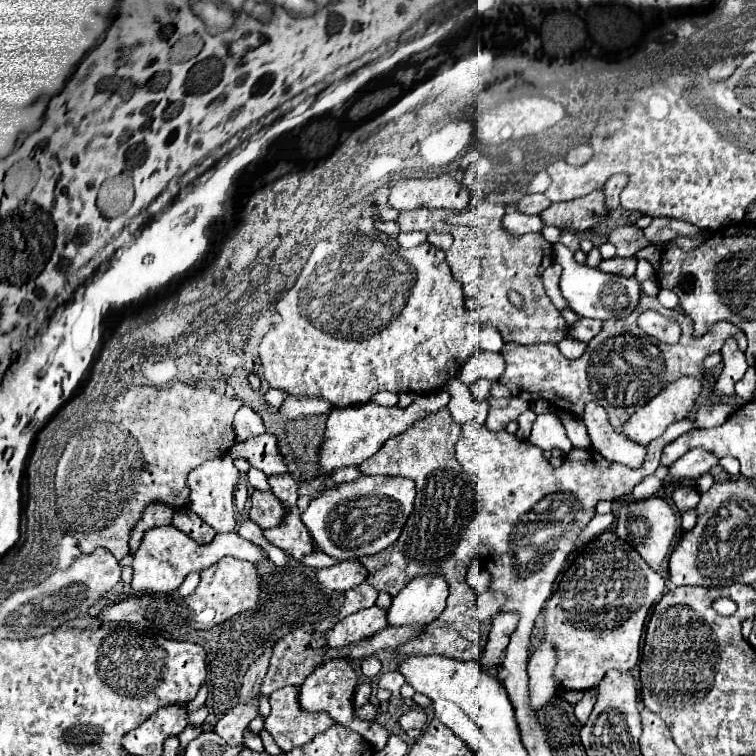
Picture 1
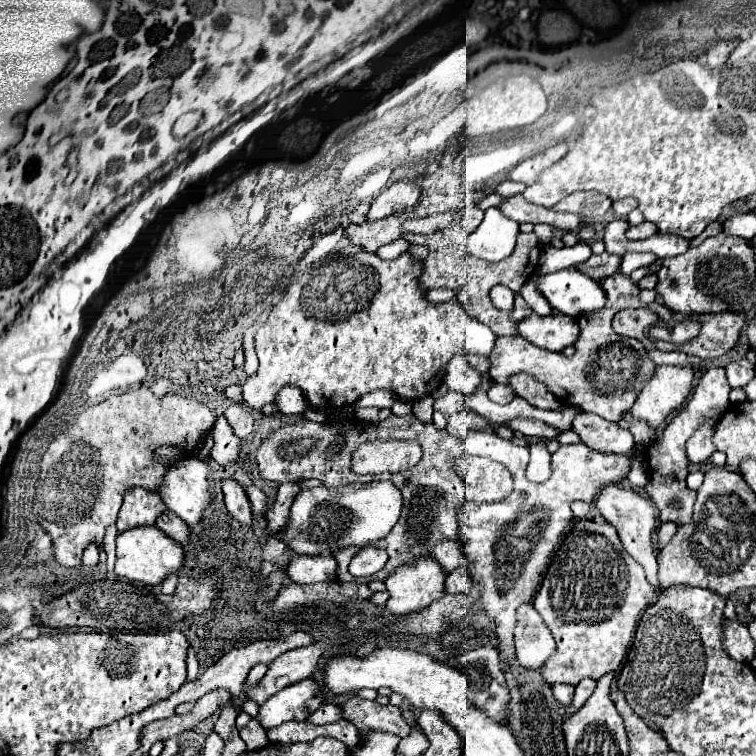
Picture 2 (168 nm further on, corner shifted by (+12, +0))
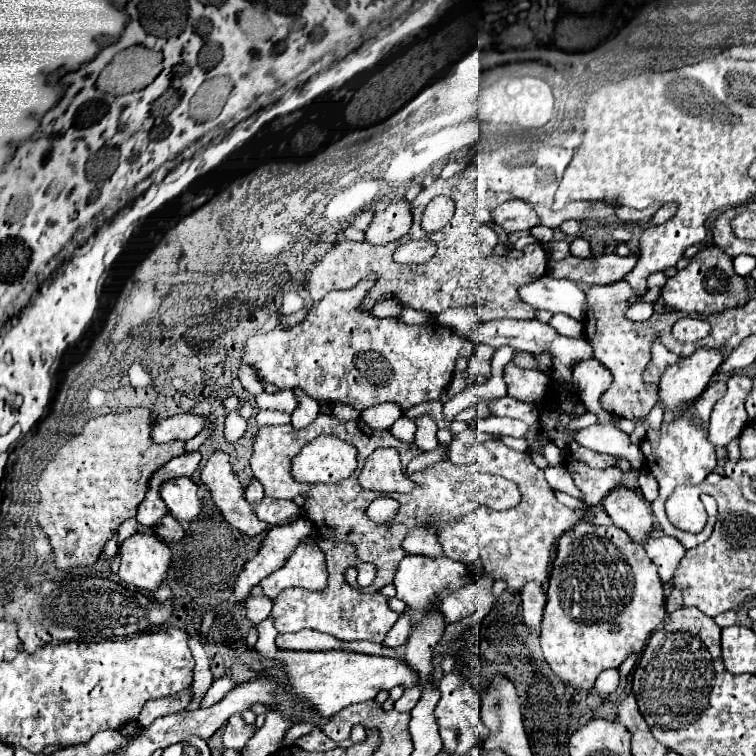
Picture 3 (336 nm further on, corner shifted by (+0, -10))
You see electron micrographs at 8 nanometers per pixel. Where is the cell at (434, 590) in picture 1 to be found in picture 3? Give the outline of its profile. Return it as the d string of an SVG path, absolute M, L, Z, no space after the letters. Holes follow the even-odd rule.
M406 555L398 565L398 571L394 577L394 587L398 591L396 597L402 599L410 609L416 611L416 609L432 607L438 599L442 601L446 595L464 587L470 581L472 581L472 571L460 561L432 559L432 557L424 557L424 555Z

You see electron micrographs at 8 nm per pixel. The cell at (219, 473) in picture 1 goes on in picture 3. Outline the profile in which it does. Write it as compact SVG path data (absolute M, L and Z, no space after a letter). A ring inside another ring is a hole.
M176 477L172 481L166 481L162 485L162 499L180 523L194 521L202 511L198 487L190 477Z

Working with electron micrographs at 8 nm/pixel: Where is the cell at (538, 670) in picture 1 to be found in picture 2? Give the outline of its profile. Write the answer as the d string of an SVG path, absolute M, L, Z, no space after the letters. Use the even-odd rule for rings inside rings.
M522 603L518 607L518 621L514 629L516 655L522 665L540 669L540 665L554 653L556 643L552 641L550 629L544 625L542 617L536 613L532 603Z

